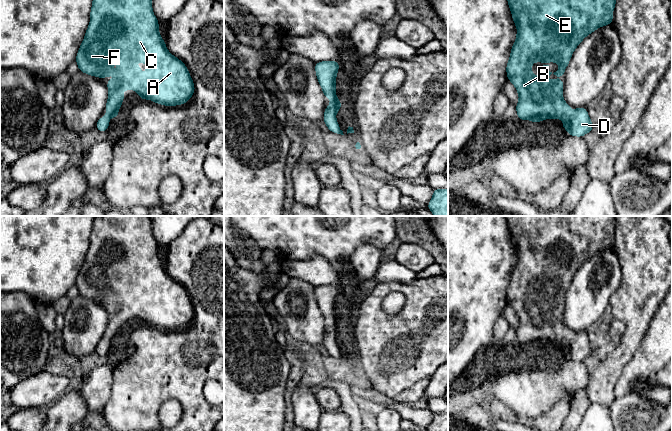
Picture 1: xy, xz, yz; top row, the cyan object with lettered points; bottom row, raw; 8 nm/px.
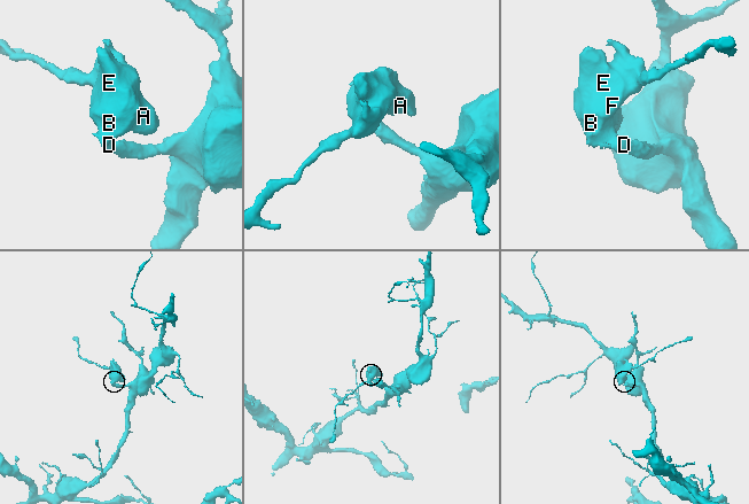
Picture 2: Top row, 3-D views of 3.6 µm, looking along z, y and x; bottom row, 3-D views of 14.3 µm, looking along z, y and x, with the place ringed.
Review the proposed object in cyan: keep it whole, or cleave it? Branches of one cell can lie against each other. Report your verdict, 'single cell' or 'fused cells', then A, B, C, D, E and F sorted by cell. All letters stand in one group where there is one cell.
single cell | A B C D E F

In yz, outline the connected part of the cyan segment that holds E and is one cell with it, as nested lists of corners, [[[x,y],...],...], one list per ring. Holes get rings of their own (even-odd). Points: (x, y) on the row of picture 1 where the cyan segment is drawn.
[[[507,0],[512,14],[512,19],[517,28],[516,40],[511,48],[510,57],[506,65],[507,79],[513,83],[516,88],[519,101],[516,104],[517,118],[520,120],[530,120],[534,124],[544,119],[564,119],[561,126],[568,131],[568,135],[583,137],[593,130],[593,124],[590,120],[586,107],[573,109],[570,113],[567,111],[572,107],[568,105],[562,95],[564,80],[548,80],[551,74],[555,76],[564,76],[565,69],[568,66],[571,56],[576,47],[583,39],[602,26],[607,26],[613,22],[613,10],[616,0]],[[533,62],[557,62],[561,68],[558,71],[549,71],[546,68],[549,65],[543,65],[545,69],[540,76],[545,76],[543,84],[538,79],[539,74],[532,74]]]

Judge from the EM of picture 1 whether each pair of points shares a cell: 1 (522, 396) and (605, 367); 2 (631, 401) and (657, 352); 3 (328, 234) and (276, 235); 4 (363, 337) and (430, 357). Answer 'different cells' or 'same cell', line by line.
1: different cells
2: different cells
3: same cell
4: same cell

